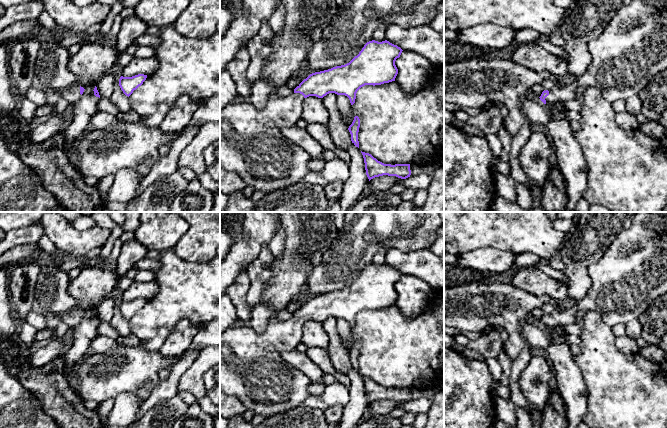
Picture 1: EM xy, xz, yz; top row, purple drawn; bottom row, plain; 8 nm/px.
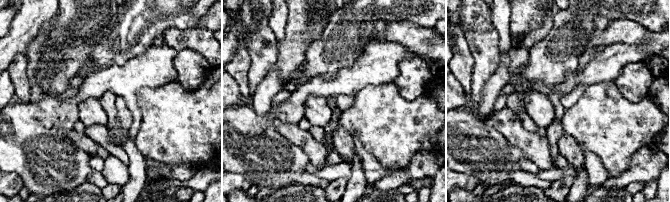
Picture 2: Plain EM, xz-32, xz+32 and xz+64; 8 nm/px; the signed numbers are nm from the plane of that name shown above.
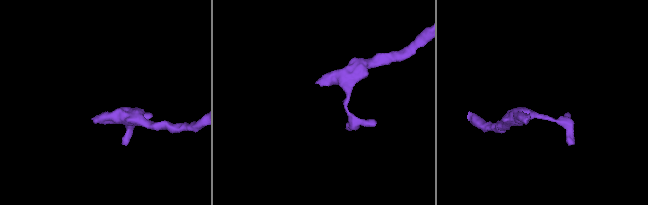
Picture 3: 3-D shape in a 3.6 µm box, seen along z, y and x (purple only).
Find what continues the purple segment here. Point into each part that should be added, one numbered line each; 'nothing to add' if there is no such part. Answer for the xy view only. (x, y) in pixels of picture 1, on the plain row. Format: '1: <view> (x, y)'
1: xy (71, 318)

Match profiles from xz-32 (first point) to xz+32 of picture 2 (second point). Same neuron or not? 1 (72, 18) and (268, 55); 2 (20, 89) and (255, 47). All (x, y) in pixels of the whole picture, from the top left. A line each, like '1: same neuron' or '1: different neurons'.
1: different neurons
2: different neurons

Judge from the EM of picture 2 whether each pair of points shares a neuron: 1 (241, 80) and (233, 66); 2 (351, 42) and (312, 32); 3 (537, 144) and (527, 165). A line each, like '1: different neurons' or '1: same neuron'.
1: same neuron
2: different neurons
3: different neurons

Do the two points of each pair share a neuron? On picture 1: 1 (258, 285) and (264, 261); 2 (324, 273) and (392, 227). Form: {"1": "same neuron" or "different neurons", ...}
{"1": "same neuron", "2": "same neuron"}

